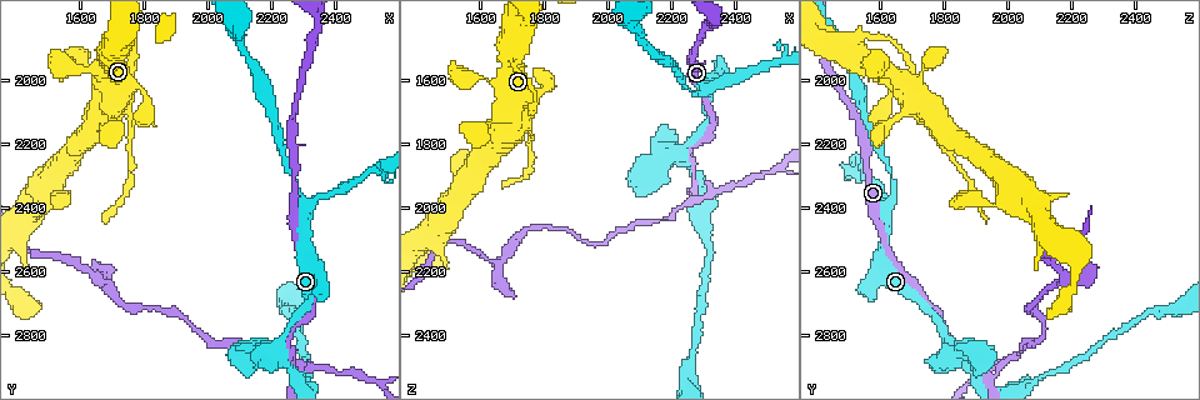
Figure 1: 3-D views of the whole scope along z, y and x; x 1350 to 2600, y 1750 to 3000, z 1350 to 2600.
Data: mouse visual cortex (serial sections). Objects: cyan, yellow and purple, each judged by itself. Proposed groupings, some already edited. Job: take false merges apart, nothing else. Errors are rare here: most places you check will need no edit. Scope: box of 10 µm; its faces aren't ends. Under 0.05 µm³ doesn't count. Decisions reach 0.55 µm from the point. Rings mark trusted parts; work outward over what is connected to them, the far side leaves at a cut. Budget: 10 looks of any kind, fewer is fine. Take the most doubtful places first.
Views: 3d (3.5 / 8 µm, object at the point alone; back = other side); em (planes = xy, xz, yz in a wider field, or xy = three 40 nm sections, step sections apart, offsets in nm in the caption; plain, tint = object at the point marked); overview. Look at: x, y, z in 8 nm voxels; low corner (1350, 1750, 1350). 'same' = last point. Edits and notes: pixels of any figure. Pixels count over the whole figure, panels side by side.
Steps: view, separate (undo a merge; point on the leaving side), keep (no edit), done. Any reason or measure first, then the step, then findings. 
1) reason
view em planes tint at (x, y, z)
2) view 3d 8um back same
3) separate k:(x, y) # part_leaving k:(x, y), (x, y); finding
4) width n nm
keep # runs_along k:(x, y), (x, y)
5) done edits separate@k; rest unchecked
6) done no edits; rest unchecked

abrupt turn
view 3d 3.5um at (2280, 2930, 1970)

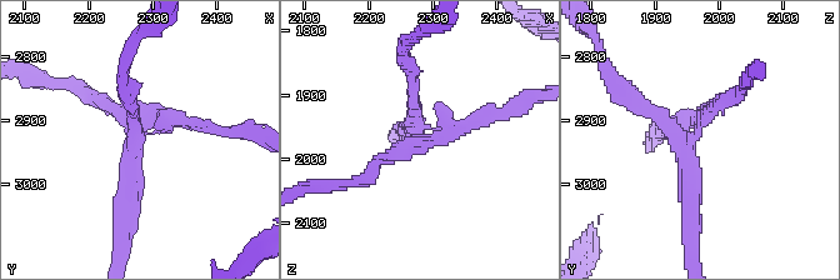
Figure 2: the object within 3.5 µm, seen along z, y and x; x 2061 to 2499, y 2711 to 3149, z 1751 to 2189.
need the tissue
view em xy step 2 tint at (2280, 2925, 1960)

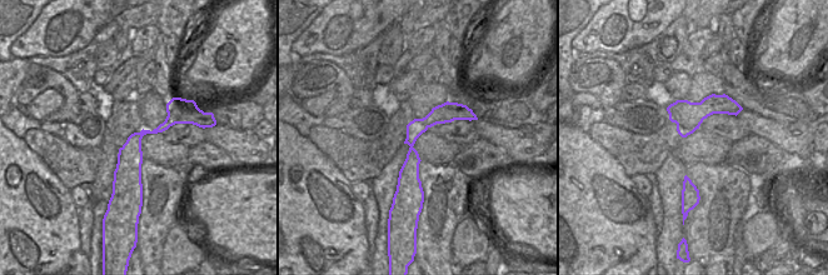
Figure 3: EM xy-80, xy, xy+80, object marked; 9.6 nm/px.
view em planes tint same

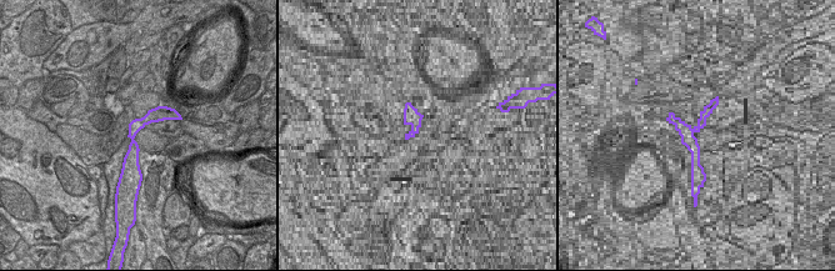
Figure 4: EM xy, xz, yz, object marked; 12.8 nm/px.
width 160 nm
separate 2:(399, 154) # part_leaving 2:(418, 131), (364, 180), (329, 186); a second cell is stuck on

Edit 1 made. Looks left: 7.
a fork
view 3d 3.5um at (2310, 2400, 1630)

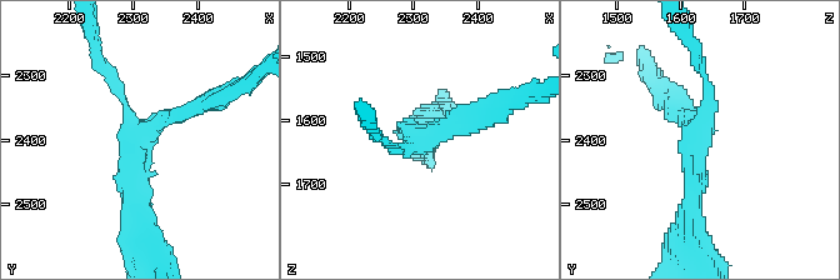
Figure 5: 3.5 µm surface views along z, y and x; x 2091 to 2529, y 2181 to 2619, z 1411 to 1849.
arms 3; arm_widths 150, 200, 250 nm
view em xy step 1 tint at (2305, 2395, 1625)

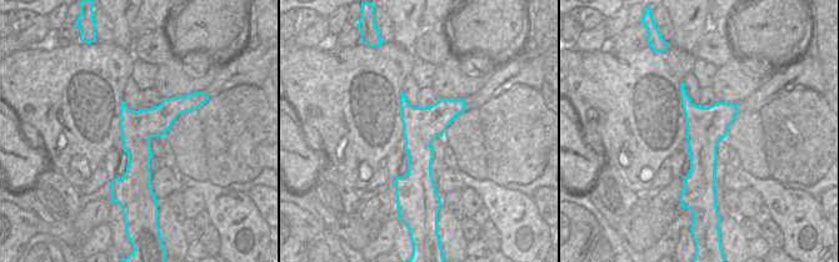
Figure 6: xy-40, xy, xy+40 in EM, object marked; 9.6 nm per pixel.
another direction
view em xy step 3 tint same

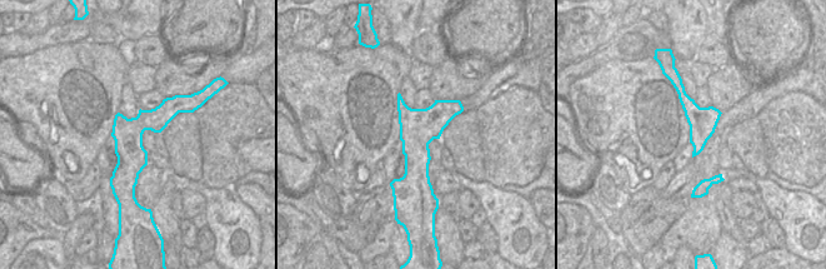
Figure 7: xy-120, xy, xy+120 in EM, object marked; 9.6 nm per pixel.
keep # runs_along 5:(141, 216), (138, 125), (103, 68); one cell here

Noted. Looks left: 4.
a narrow waist
view 3d 3.5um at (1710, 2050, 1700)

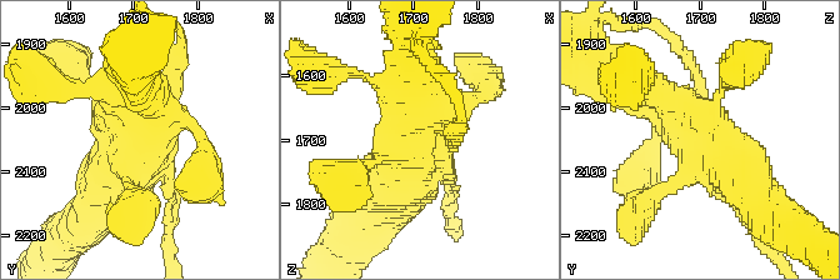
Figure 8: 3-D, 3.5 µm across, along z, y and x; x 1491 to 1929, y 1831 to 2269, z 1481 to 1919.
view em xy step 5 tint at (1705, 2055, 1705)

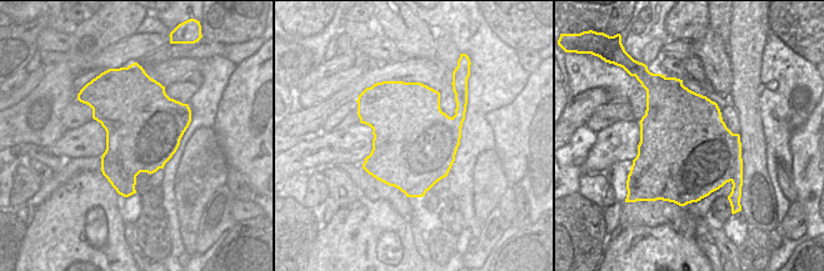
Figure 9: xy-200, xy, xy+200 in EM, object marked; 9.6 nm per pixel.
separate 8:(184, 63) # part_leaving 8:(164, 176), (173, 195), (169, 260); two cells meet here

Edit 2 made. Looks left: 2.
sharp bend
view 3d 8um at (1500, 2370, 2000)

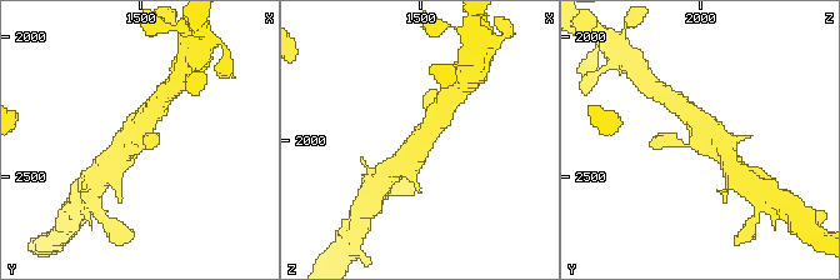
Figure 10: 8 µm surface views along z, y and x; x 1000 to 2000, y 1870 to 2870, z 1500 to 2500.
view 3d 3.5um same

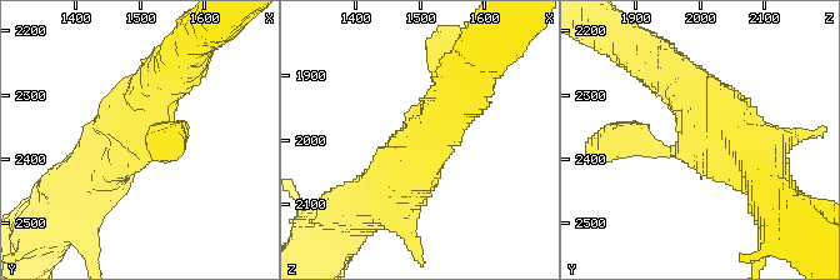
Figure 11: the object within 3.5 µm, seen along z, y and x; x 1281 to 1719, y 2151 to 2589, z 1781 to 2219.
keep # runs_along 11:(660, 68), (726, 121), (765, 171); continuous, no second cell

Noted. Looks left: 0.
done edits separate@2, separate@8; rest unchecked

